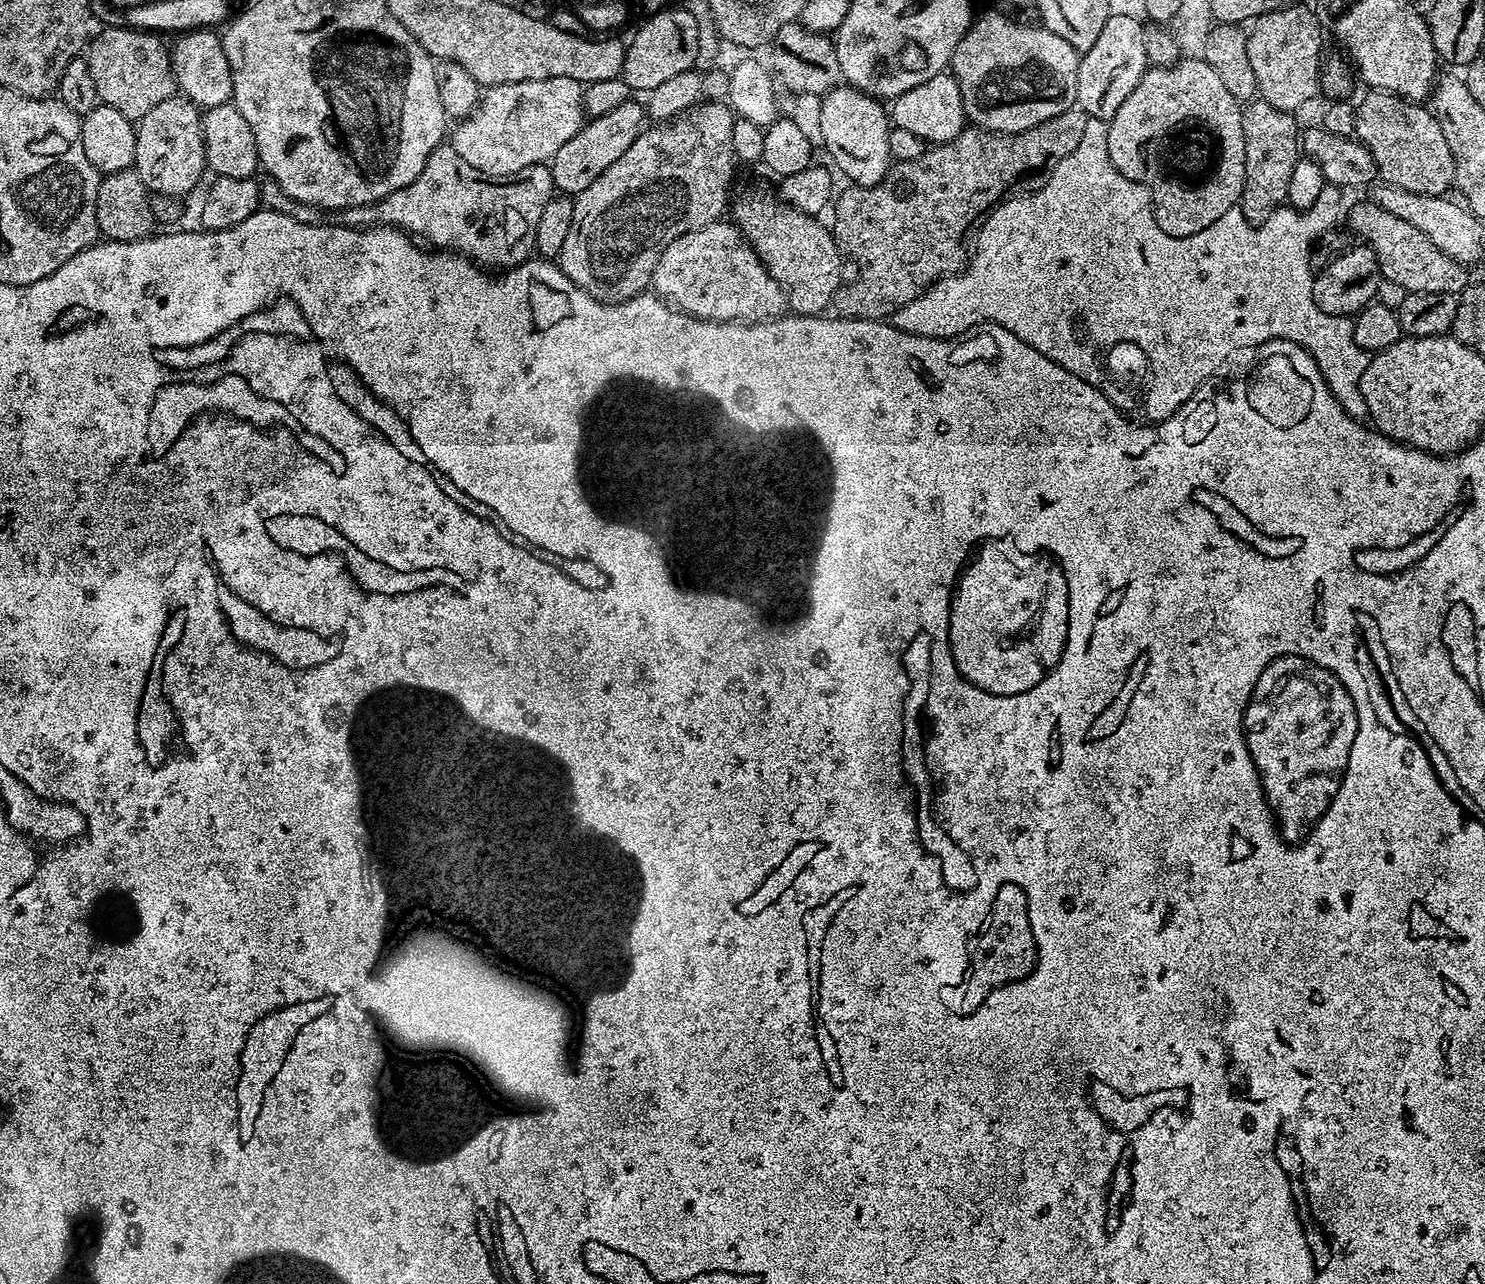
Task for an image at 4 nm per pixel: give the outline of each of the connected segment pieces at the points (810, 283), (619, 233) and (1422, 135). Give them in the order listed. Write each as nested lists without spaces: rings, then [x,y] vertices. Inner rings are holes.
[[[748,192],[737,200],[735,197],[730,216],[766,266],[770,278],[778,282],[785,305],[795,315],[818,316],[831,305],[836,291],[842,286],[842,249],[829,225],[827,228],[819,224],[821,221],[817,217],[807,216],[797,208],[788,207],[779,195],[772,193],[771,196],[768,192]]]
[[[704,100],[703,102],[694,105],[694,107],[686,109],[685,112],[679,112],[672,120],[656,122],[651,126],[645,127],[640,136],[638,138],[634,138],[634,146],[630,146],[630,150],[626,150],[626,154],[622,154],[622,158],[618,158],[618,162],[614,162],[614,166],[609,166],[607,170],[602,170],[602,174],[598,174],[598,178],[594,178],[594,182],[590,182],[590,186],[586,186],[586,190],[582,190],[574,197],[574,222],[570,222],[570,234],[566,234],[566,243],[563,244],[558,257],[560,269],[565,272],[565,274],[568,275],[568,277],[570,277],[583,292],[593,296],[593,298],[600,301],[601,304],[621,304],[622,302],[632,300],[634,297],[641,295],[641,293],[643,293],[645,289],[651,285],[652,275],[658,266],[658,258],[662,258],[662,250],[666,250],[666,246],[670,246],[670,242],[674,242],[674,238],[678,238],[682,234],[690,234],[690,230],[702,230],[702,226],[717,223],[717,221],[723,217],[720,216],[723,212],[725,215],[726,209],[730,204],[730,196],[728,200],[728,191],[732,188],[732,171],[734,171],[735,168],[738,168],[738,161],[734,154],[734,150],[732,149],[732,143],[734,142],[734,122],[736,119],[737,117],[734,115],[732,109],[727,103],[719,100]]]
[[[1372,90],[1356,108],[1355,139],[1361,140],[1374,154],[1376,171],[1384,184],[1393,184],[1402,190],[1410,190],[1423,196],[1444,196],[1447,188],[1456,183],[1456,167],[1450,154],[1450,146],[1446,146],[1446,134],[1442,134],[1442,126],[1431,107],[1423,103],[1407,100],[1392,92]]]

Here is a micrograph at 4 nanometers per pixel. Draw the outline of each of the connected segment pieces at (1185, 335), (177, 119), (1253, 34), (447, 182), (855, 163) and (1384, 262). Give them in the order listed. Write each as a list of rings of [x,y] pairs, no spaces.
[[[1089,118],[1082,139],[1078,141],[1078,146],[1070,154],[1066,154],[1066,158],[1062,158],[1062,162],[1058,162],[1058,166],[1054,166],[1054,170],[1048,173],[1039,188],[1029,191],[1027,194],[1013,195],[1011,198],[997,203],[989,211],[986,219],[979,225],[978,235],[975,237],[975,240],[977,238],[977,252],[974,252],[967,267],[959,274],[949,274],[937,280],[935,284],[925,288],[919,296],[914,297],[909,304],[902,305],[896,311],[894,323],[904,332],[915,336],[933,336],[939,340],[959,338],[977,326],[993,324],[1010,330],[1010,334],[1022,338],[1022,342],[1034,346],[1034,350],[1042,352],[1055,364],[1061,364],[1067,372],[1076,372],[1078,368],[1076,359],[1080,356],[1080,348],[1076,344],[1068,344],[1069,316],[1070,319],[1077,320],[1088,331],[1089,338],[1096,344],[1104,344],[1103,346],[1133,344],[1146,354],[1150,375],[1142,397],[1142,405],[1144,404],[1145,414],[1149,416],[1145,417],[1152,422],[1159,422],[1174,415],[1202,385],[1213,379],[1212,375],[1231,358],[1232,352],[1238,351],[1239,348],[1250,347],[1249,349],[1251,349],[1253,346],[1266,343],[1267,340],[1289,340],[1302,346],[1312,355],[1314,362],[1320,367],[1320,373],[1328,383],[1328,389],[1332,391],[1334,398],[1338,398],[1342,410],[1346,410],[1346,414],[1350,414],[1350,418],[1363,421],[1368,416],[1368,407],[1360,393],[1360,383],[1362,374],[1366,374],[1366,366],[1370,359],[1369,353],[1363,352],[1354,342],[1353,321],[1349,317],[1331,316],[1318,310],[1312,297],[1314,269],[1308,261],[1312,257],[1312,249],[1320,237],[1333,231],[1339,220],[1341,223],[1340,196],[1342,196],[1341,189],[1335,186],[1325,186],[1322,194],[1318,194],[1318,202],[1313,208],[1300,211],[1291,206],[1282,206],[1278,210],[1274,210],[1274,214],[1270,214],[1270,218],[1266,218],[1257,225],[1253,224],[1251,220],[1247,220],[1239,207],[1234,207],[1226,210],[1226,214],[1222,214],[1222,218],[1218,218],[1218,222],[1214,222],[1214,226],[1210,226],[1198,234],[1186,238],[1171,236],[1158,226],[1152,207],[1152,195],[1138,182],[1123,176],[1114,166],[1114,162],[1110,162],[1107,123],[1103,120]]]
[[[177,94],[158,102],[135,125],[136,162],[134,171],[142,178],[149,193],[177,198],[184,196],[206,172],[202,112],[191,100]]]
[[[1297,2],[1287,8],[1278,8],[1264,16],[1259,16],[1254,20],[1254,23],[1247,29],[1246,35],[1248,41],[1246,42],[1246,58],[1250,58],[1250,67],[1254,69],[1254,78],[1256,79],[1256,86],[1259,95],[1267,100],[1270,106],[1274,106],[1283,112],[1290,112],[1293,114],[1299,113],[1299,108],[1303,104],[1308,104],[1317,95],[1321,95],[1322,89],[1320,87],[1320,73],[1322,71],[1322,56],[1320,60],[1320,28],[1322,29],[1321,21],[1318,19],[1317,13],[1312,8],[1303,8],[1303,3]]]
[[[444,142],[433,150],[430,158],[426,158],[426,166],[422,166],[422,174],[418,174],[418,178],[414,178],[410,186],[402,186],[402,190],[394,190],[394,194],[382,198],[377,204],[343,209],[342,220],[348,226],[399,228],[419,238],[425,245],[432,244],[428,246],[433,249],[456,251],[481,266],[488,266],[487,264],[515,266],[523,264],[526,258],[533,255],[538,218],[542,218],[542,210],[546,210],[546,202],[550,202],[553,195],[552,170],[547,163],[526,166],[513,176],[493,178],[474,170],[474,166],[466,162],[466,158],[462,158],[452,149],[451,143]]]
[[[837,86],[824,93],[821,102],[822,147],[858,188],[873,188],[888,173],[892,151],[888,145],[890,116],[879,99],[851,86]]]
[[[1375,202],[1356,204],[1349,212],[1347,209],[1346,224],[1347,220],[1349,226],[1360,235],[1359,239],[1374,250],[1381,277],[1398,282],[1405,292],[1456,296],[1469,284],[1469,269],[1465,265],[1451,260],[1438,246],[1434,246],[1434,242],[1430,242],[1430,238],[1426,238],[1426,234],[1422,234],[1422,230],[1410,226],[1410,222],[1402,222],[1402,218],[1382,210],[1382,206]]]

